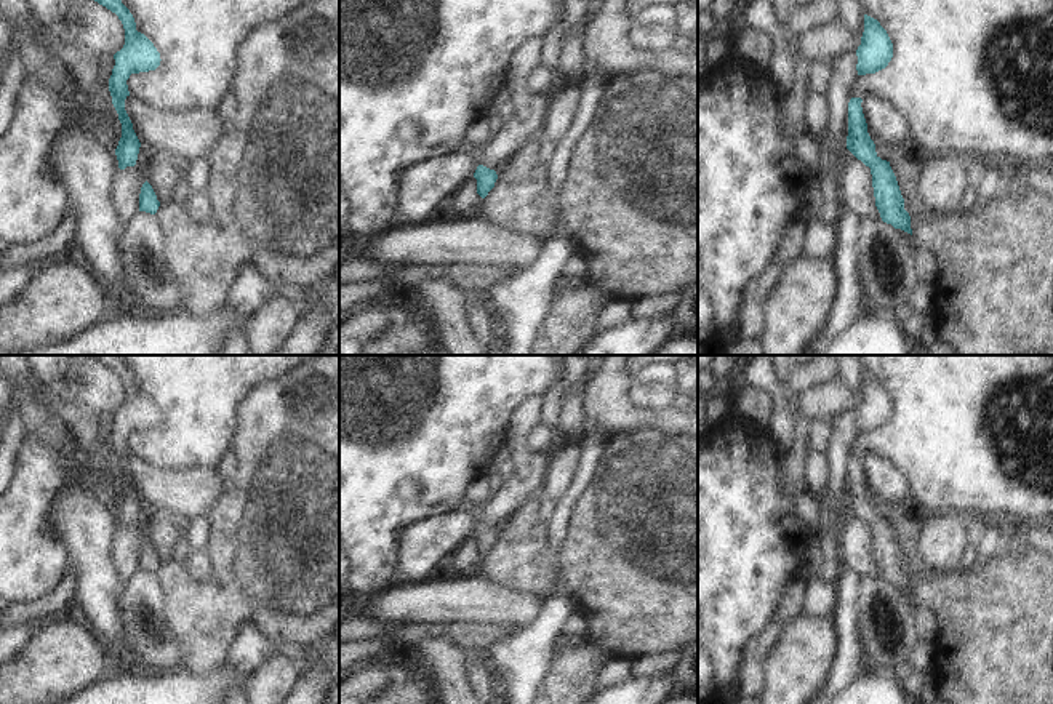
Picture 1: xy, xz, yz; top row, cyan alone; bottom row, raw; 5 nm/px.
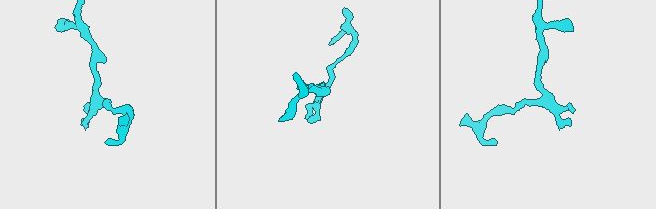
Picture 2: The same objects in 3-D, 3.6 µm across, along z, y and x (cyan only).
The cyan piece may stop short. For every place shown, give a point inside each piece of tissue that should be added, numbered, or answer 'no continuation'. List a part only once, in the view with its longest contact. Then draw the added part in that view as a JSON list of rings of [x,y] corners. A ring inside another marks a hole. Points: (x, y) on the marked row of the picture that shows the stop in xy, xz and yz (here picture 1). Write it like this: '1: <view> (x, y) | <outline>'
no continuation

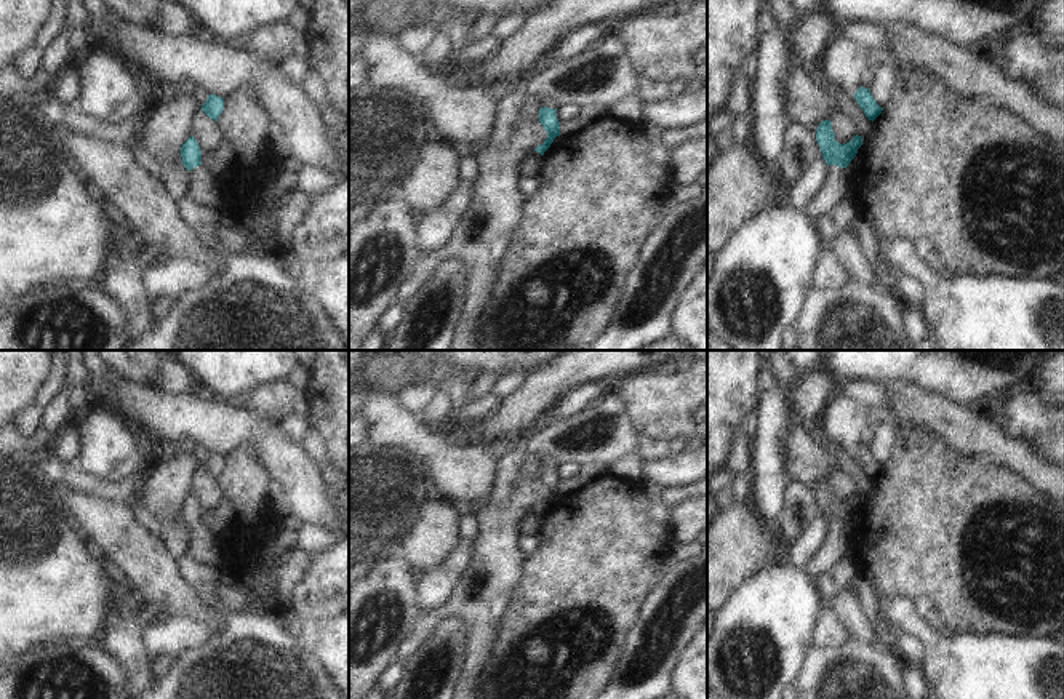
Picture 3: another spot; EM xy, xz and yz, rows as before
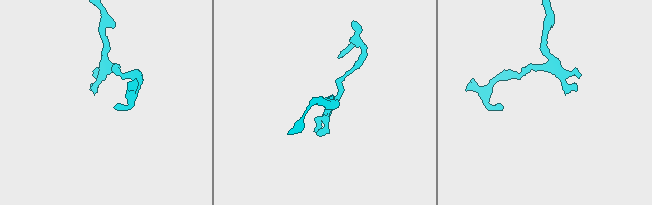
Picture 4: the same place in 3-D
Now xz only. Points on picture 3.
no continuation

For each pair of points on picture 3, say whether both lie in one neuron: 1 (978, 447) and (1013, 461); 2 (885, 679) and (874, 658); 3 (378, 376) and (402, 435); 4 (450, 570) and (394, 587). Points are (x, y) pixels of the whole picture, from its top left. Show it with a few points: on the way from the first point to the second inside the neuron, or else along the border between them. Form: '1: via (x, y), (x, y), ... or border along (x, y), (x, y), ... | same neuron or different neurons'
1: via (986, 447), (996, 447), (1005, 453) | same neuron
2: via (880, 674), (874, 663) | same neuron
3: border along (365, 391), (392, 395) | different neurons
4: border along (416, 576), (413, 599), (421, 611) | different neurons

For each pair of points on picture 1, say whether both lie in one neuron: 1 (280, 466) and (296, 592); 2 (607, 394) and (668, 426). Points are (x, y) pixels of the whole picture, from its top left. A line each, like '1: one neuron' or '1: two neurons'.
1: one neuron
2: one neuron

